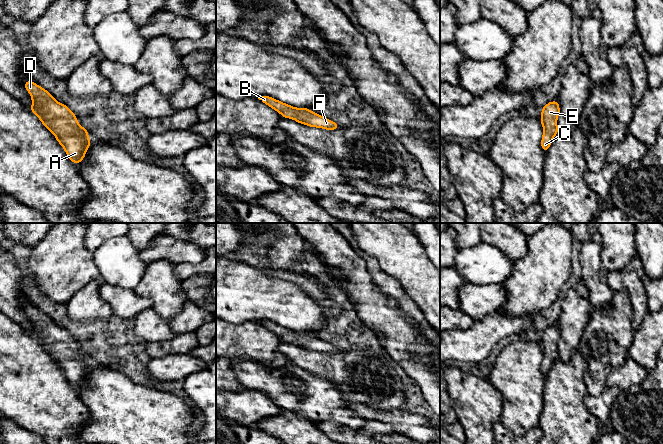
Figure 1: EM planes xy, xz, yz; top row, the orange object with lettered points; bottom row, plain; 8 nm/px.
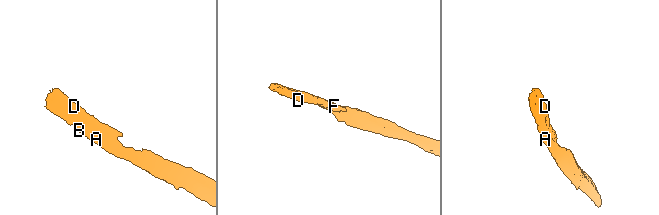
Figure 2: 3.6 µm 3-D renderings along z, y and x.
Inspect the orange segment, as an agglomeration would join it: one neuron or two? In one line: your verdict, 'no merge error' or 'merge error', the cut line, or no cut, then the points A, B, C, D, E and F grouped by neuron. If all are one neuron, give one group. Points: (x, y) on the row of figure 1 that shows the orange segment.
no merge error; cut none; groups A B C D E F

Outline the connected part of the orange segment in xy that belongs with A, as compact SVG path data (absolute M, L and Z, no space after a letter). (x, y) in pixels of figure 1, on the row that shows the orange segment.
M31 80L24 84L25 89L30 93L33 105L29 108L42 122L42 124L53 133L56 140L64 148L69 159L77 164L83 161L87 149L90 147L88 131L79 125L75 114L67 105L61 104L44 88Z

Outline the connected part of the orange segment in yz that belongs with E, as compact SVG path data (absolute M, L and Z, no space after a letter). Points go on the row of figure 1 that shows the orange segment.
M552 101L547 103L541 112L541 124L544 128L541 141L541 147L546 152L553 138L558 134L557 118L560 114L560 108L558 101Z

